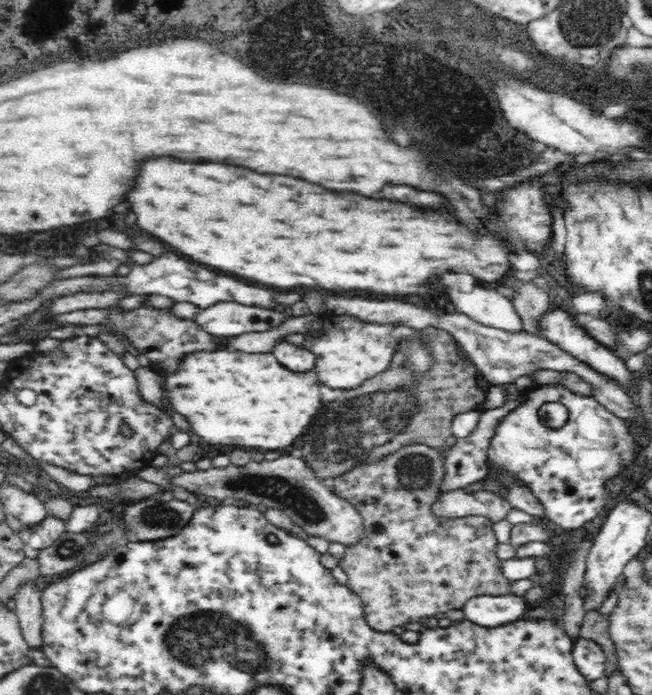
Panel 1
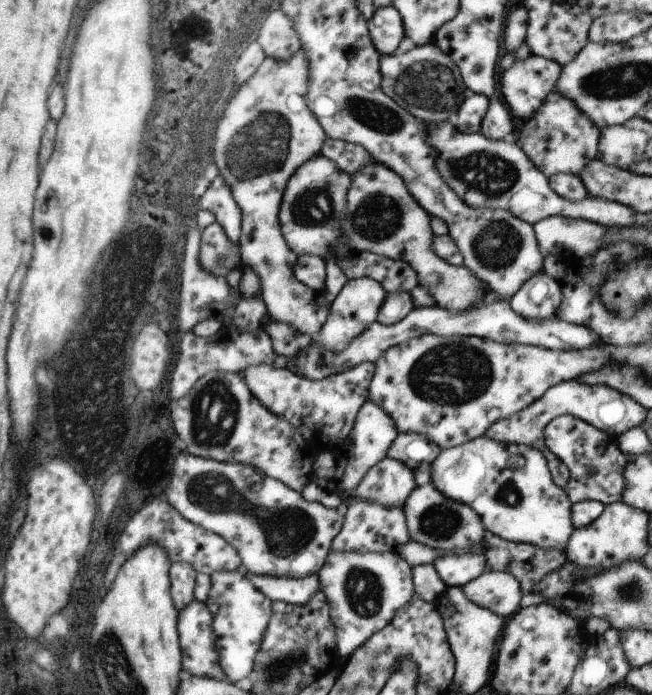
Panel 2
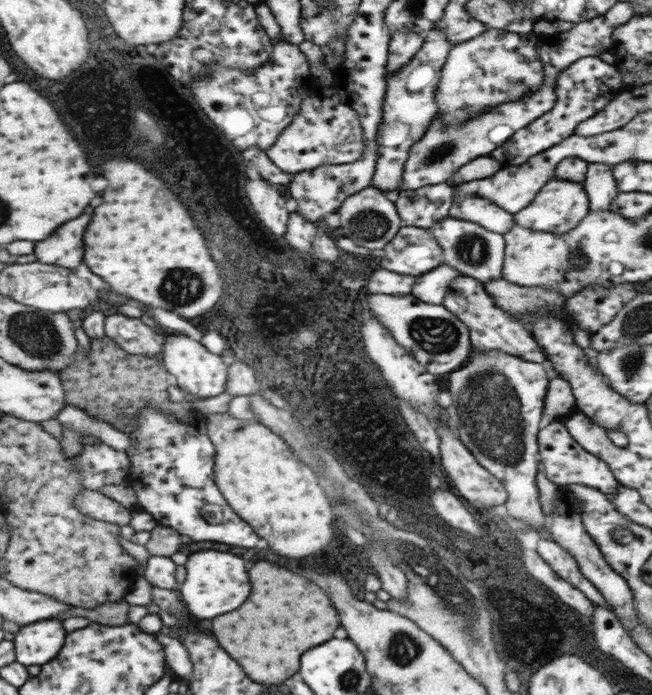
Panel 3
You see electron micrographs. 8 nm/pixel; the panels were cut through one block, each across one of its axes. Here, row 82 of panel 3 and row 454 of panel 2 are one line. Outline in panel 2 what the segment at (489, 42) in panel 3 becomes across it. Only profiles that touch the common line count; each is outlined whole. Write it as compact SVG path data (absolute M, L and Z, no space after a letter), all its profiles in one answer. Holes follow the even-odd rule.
M481 436L477 440L469 440L461 446L441 450L437 458L431 464L431 484L435 490L439 490L445 498L453 502L461 502L469 506L481 520L485 532L505 540L505 542L515 542L515 544L533 544L541 550L565 550L569 544L573 530L573 516L571 508L573 504L569 502L569 496L561 486L553 482L553 474L549 470L547 458L529 446L517 446L517 444L503 444L495 442L487 436Z

